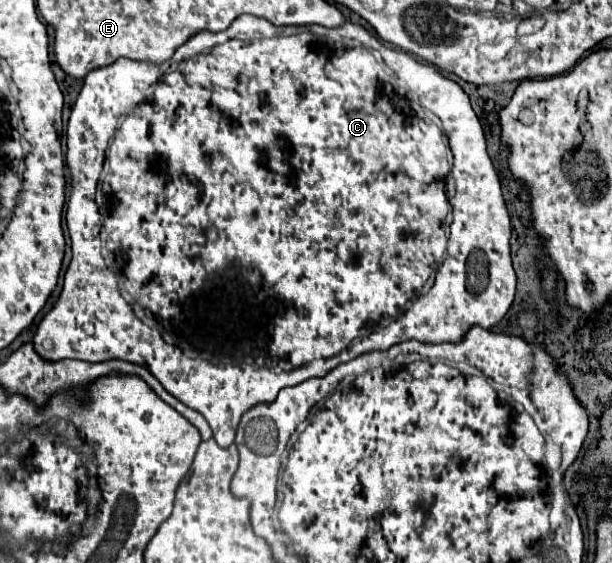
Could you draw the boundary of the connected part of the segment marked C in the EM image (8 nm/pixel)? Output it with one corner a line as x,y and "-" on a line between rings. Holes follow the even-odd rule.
239,16
227,30
223,32
199,32
195,34
193,38
189,38
189,42
185,42
183,46
179,46
175,50
175,54
167,60
167,62
161,62
161,64
151,64
151,62
135,62
135,60
127,60
127,58
119,58
115,64
111,66
105,66
105,68
97,68
93,72
89,72
85,76
85,84
81,88
81,94
73,106
73,112
71,112
71,118
69,118
69,128
67,128
67,170
69,170
69,178
71,178
71,194
69,194
69,202
67,202
67,226
69,226
69,234
71,234
71,248
73,248
73,258
71,258
71,264
65,272
65,282
63,282
63,290
61,290
61,296
57,300
57,304
45,314
45,318
41,320
39,328
37,328
37,334
33,338
33,348
35,352
47,360
47,362
57,362
57,360
67,360
67,358
73,358
73,360
87,360
87,362
105,362
105,360
127,360
127,362
133,362
133,364
139,364
139,366
145,366
161,384
163,388
173,394
177,400
181,400
185,406
197,410
199,414
203,414
203,418
209,422
211,430
213,430
213,438
217,440
217,444
221,448
227,448
233,444
233,438
235,438
235,430
237,430
237,424
241,420
241,416
257,406
257,404
263,404
263,402
273,402
279,394
281,388
287,388
287,386
295,386
295,384
301,384
303,380
309,380
309,378
321,378
325,376
331,368
337,368
341,362
349,362
365,352
375,352
375,350
389,350
391,346
399,344
399,342
405,342
405,340
417,340
417,342
425,342
425,344
443,344
443,342
461,342
467,334
469,328
473,326
481,326
481,328
493,328
509,310
511,302
513,302
513,296
515,296
517,276
513,266
511,266
511,256
509,256
509,236
511,236
511,220
509,220
509,214
507,214
507,208
505,208
505,202
503,202
503,196
501,196
501,184
499,184
499,176
491,164
491,158
485,150
485,136
483,136
483,128
481,128
481,122
479,118
475,116
473,108
471,108
471,102
469,102
469,96
461,90
461,86
445,76
441,76
437,72
435,66
429,66
429,64
421,64
419,60
411,58
411,54
407,52
395,52
393,48
387,48
378,38
373,36
371,31
365,30
363,26
359,24
351,24
351,22
345,22
343,26
339,28
321,28
321,26
275,26
271,24
269,20
265,18
257,18
257,16
-
97,186
101,186
105,198
107,198
107,206
103,210
102,225
107,232
107,238
105,242
99,238
99,208
95,204
95,194
97,194
-
452,218
449,223
445,220
-
119,291
125,291
131,296
131,304
139,306
143,310
143,314
147,314
147,318
151,318
155,324
151,324
153,328
145,326
137,314
133,312
131,304
121,296
-
171,302
187,302
187,310
179,310
179,306
171,306
-
45,338
51,338
53,340
53,350
43,350
41,342
-
273,370
289,370
289,372
281,372
281,374
275,374

